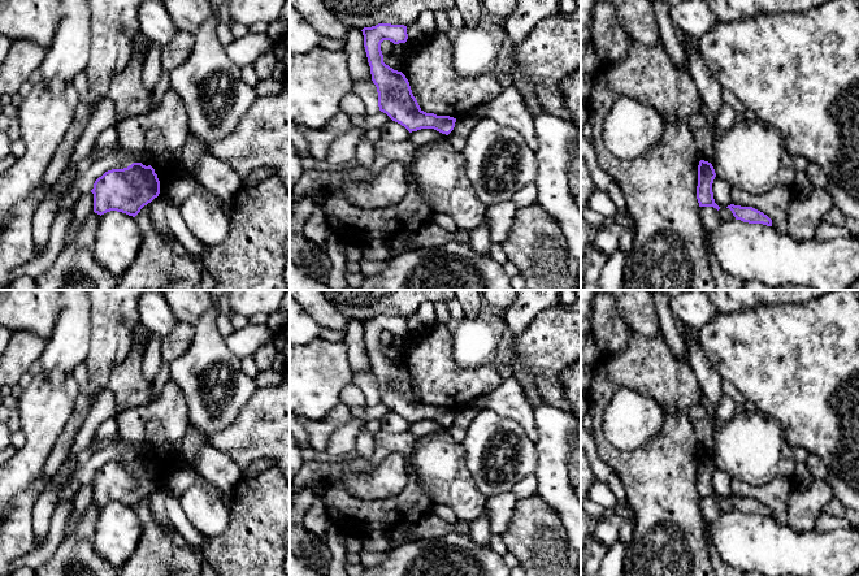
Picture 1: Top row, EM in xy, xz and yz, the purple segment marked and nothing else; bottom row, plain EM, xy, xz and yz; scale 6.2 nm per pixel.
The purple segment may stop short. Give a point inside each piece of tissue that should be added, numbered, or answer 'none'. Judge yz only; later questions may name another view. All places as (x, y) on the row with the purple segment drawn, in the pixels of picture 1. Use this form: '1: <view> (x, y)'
1: yz (725, 213)

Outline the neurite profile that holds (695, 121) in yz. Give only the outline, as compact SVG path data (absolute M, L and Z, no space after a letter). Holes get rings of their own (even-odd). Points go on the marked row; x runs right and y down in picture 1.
M702 112L689 114L686 118L686 124L691 131L708 127L707 118L703 116Z

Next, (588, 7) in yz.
M581 0L581 29L589 26L594 21L595 7L599 0Z

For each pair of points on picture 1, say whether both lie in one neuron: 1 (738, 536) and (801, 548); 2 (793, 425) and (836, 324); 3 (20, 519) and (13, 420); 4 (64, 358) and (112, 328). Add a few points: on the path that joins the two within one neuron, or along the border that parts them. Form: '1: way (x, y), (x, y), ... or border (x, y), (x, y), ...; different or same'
1: way (754, 544), (766, 548), (785, 548); same
2: way (812, 401), (812, 351), (815, 349); same
3: border (16, 407), (20, 415), (21, 429); different
4: border (90, 310), (90, 349), (85, 360); different

